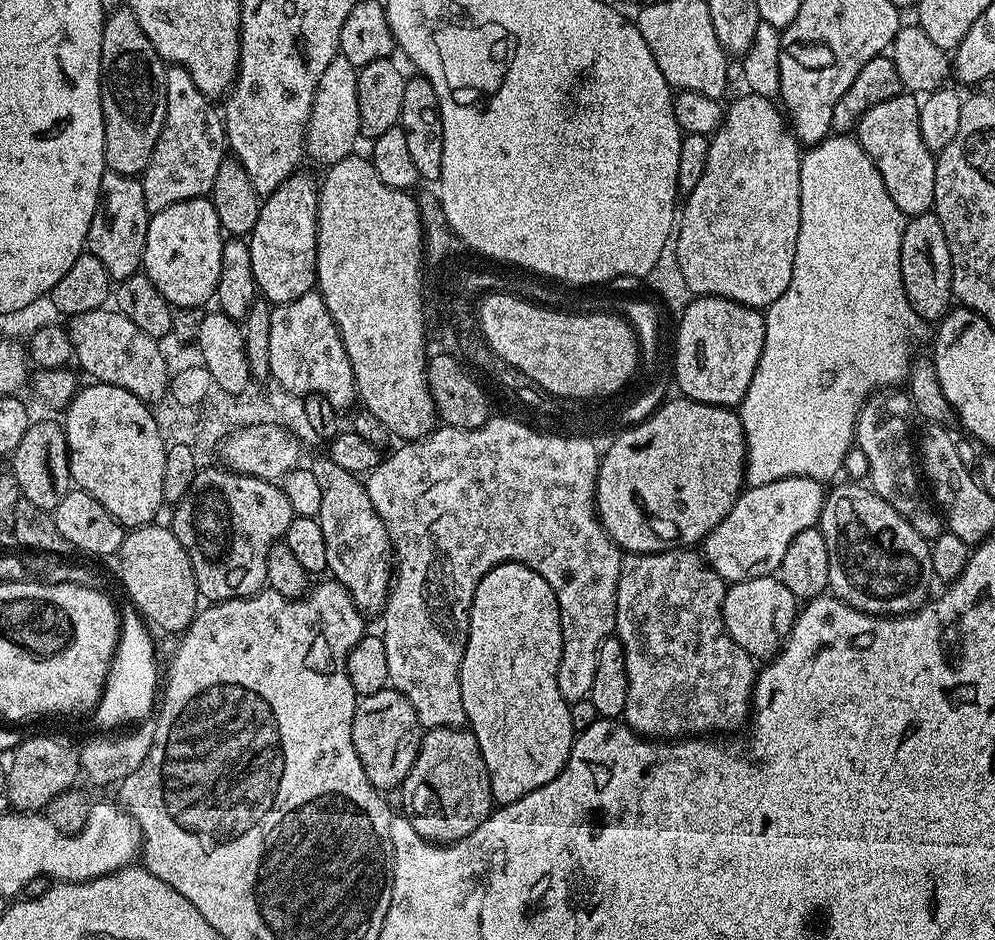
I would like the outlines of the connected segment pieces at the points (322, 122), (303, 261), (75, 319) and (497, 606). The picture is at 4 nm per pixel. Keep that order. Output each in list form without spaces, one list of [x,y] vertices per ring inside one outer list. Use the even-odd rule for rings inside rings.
[[[342,55],[332,59],[330,66],[320,79],[318,90],[308,119],[308,129],[304,132],[304,147],[309,157],[313,156],[323,166],[342,162],[342,158],[357,151],[356,140],[361,139],[360,115],[358,114],[358,69]]]
[[[297,171],[278,190],[263,197],[258,222],[247,237],[256,291],[269,305],[289,304],[316,288],[316,219],[320,193],[317,181]]]
[[[105,306],[86,310],[86,314],[78,314],[71,317],[66,324],[68,337],[72,343],[72,354],[75,363],[80,363],[84,367],[84,372],[93,381],[110,386],[118,386],[122,390],[130,390],[138,399],[145,402],[160,402],[165,399],[170,392],[170,381],[168,375],[167,358],[165,349],[160,349],[161,345],[150,334],[138,330],[126,314],[122,314],[115,307]]]
[[[506,562],[490,569],[478,582],[474,590],[472,605],[468,611],[468,641],[464,643],[464,653],[460,663],[460,689],[462,690],[462,710],[466,710],[467,727],[478,742],[478,750],[484,759],[484,765],[490,778],[490,790],[493,801],[503,806],[510,802],[518,802],[526,794],[546,786],[566,766],[568,755],[572,749],[574,729],[570,722],[570,704],[562,698],[562,690],[558,690],[558,666],[564,653],[562,646],[562,626],[560,625],[560,607],[558,598],[554,598],[554,590],[542,574],[530,570],[525,564]]]

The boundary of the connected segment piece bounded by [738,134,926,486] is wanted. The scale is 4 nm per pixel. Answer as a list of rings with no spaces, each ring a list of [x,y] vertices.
[[[830,134],[821,144],[811,145],[800,158],[800,225],[798,226],[798,246],[794,250],[794,270],[790,274],[790,286],[764,312],[766,338],[762,342],[762,358],[754,378],[750,378],[750,390],[746,390],[744,401],[738,406],[738,415],[744,427],[744,447],[746,463],[744,479],[751,486],[766,486],[766,482],[778,482],[791,476],[805,476],[821,482],[833,479],[832,475],[844,464],[848,447],[853,447],[856,438],[856,419],[860,407],[874,392],[892,390],[903,385],[908,378],[916,343],[924,336],[925,321],[910,306],[902,282],[902,234],[906,217],[894,206],[894,198],[882,182],[882,174],[874,166],[870,154],[862,150],[859,140],[848,134]]]

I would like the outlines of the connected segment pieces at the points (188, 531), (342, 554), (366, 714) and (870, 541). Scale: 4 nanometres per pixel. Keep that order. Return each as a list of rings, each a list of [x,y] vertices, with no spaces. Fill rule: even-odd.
[[[223,466],[201,467],[194,482],[190,482],[190,490],[186,490],[186,494],[175,504],[171,512],[172,532],[178,538],[178,542],[182,542],[190,558],[196,589],[208,602],[241,600],[247,596],[255,596],[267,585],[267,555],[275,544],[283,541],[294,515],[290,499],[279,483],[247,476]]]
[[[330,458],[314,461],[310,464],[310,469],[318,480],[319,489],[322,490],[318,519],[322,526],[322,538],[326,538],[326,562],[331,579],[337,580],[348,591],[359,612],[383,613],[394,579],[394,553],[392,539],[388,536],[379,514],[374,510],[374,502],[370,502],[365,481],[355,472],[342,470],[342,466],[338,466]]]
[[[389,686],[378,694],[361,696],[357,699],[354,710],[354,750],[358,750],[358,758],[362,762],[362,770],[366,770],[366,778],[381,793],[399,789],[404,779],[410,774],[410,766],[414,766],[416,755],[420,753],[420,737],[422,729],[416,717],[414,706],[402,693]]]
[[[863,483],[835,484],[827,489],[818,525],[822,538],[826,538],[830,558],[828,586],[831,595],[871,616],[906,616],[916,611],[929,599],[928,583],[934,580],[929,541],[923,540],[918,530],[914,530],[914,526],[910,526],[890,502],[878,498],[878,494]]]

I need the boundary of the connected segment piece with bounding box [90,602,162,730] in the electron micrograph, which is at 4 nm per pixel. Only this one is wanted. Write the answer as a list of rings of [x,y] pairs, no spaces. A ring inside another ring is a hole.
[[[131,602],[125,603],[125,608],[118,616],[120,635],[116,637],[116,649],[112,655],[112,661],[108,667],[108,677],[104,683],[104,693],[95,708],[91,709],[90,716],[100,730],[120,730],[125,726],[135,726],[147,721],[153,715],[158,704],[158,684],[156,679],[161,679],[162,672],[156,669],[156,644],[152,641],[153,629],[149,627],[139,610]]]

